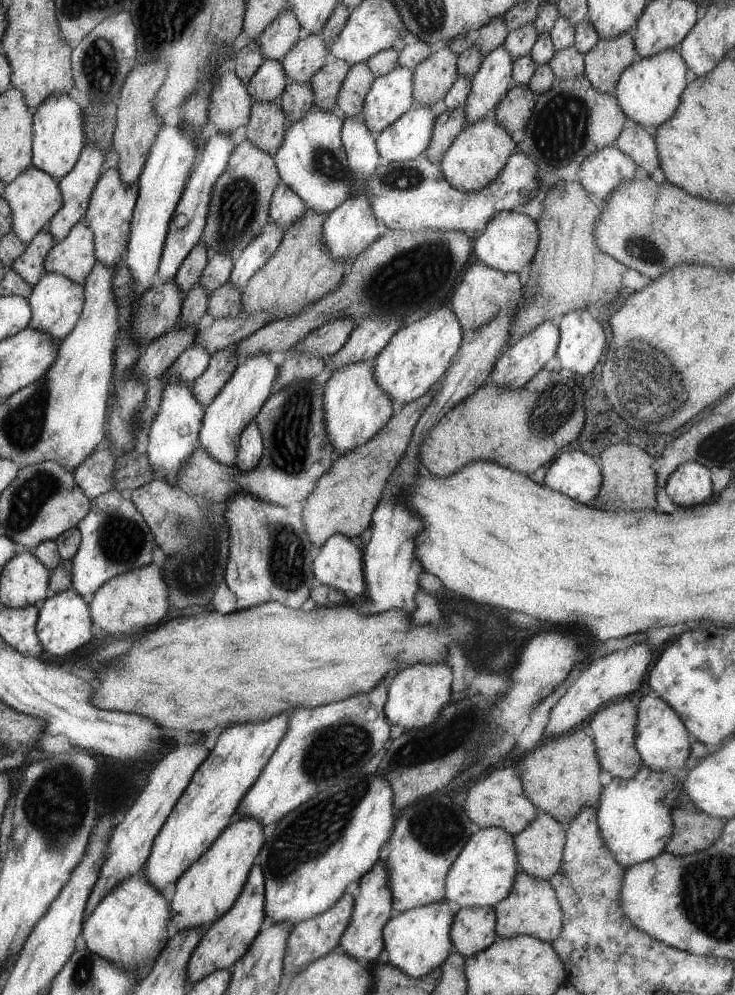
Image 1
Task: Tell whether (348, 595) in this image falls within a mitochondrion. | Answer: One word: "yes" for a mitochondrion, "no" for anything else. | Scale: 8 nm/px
no

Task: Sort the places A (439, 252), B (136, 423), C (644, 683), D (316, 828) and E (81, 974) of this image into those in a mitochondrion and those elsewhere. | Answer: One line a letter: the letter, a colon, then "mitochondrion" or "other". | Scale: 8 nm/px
A: mitochondrion
B: other
C: other
D: mitochondrion
E: mitochondrion

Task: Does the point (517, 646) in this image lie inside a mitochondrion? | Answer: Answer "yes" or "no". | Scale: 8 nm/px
no

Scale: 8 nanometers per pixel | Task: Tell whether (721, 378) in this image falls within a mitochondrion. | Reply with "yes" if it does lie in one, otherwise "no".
no

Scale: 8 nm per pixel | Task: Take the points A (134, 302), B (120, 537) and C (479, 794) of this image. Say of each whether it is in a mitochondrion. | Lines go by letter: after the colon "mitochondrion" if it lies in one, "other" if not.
A: other
B: mitochondrion
C: other

